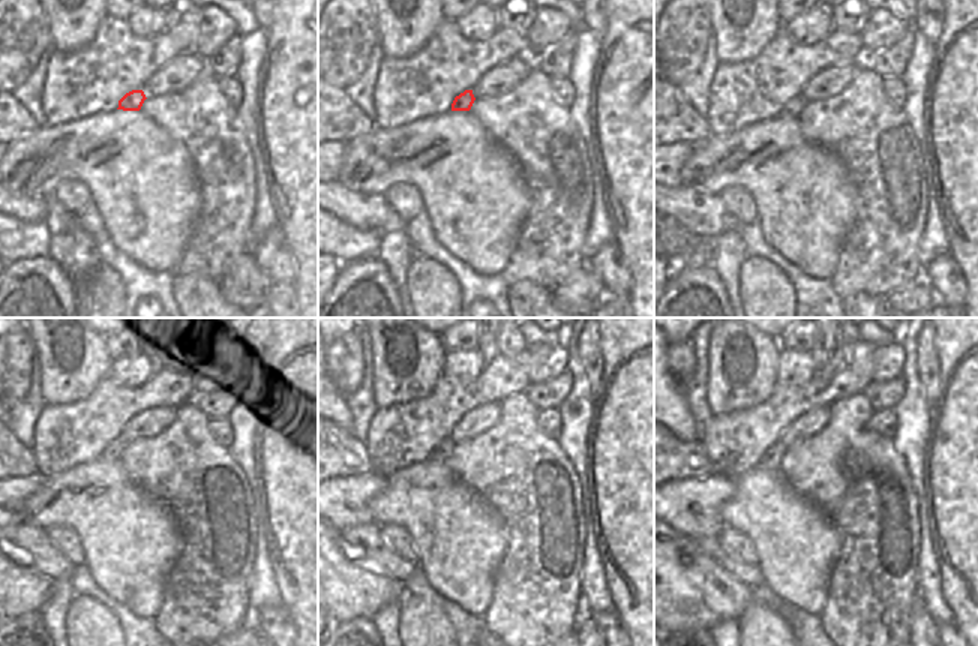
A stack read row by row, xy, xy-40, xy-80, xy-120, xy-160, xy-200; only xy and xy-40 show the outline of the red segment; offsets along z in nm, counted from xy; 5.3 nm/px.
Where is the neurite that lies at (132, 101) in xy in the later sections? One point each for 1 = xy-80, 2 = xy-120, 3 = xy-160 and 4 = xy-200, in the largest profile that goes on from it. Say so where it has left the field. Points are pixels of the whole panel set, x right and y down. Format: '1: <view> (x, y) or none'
1: xy-80 (797, 104)
2: xy-120 (116, 447)
3: xy-160 (441, 451)
4: xy-200 (770, 460)

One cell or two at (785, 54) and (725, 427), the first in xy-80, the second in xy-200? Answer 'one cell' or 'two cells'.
one cell

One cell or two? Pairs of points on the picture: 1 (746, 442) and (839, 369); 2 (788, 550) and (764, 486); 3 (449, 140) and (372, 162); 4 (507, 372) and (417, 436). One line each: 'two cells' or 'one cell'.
1: one cell
2: one cell
3: one cell
4: one cell

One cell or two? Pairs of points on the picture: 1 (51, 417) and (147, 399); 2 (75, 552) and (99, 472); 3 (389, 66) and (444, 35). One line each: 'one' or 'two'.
1: one
2: two
3: one

